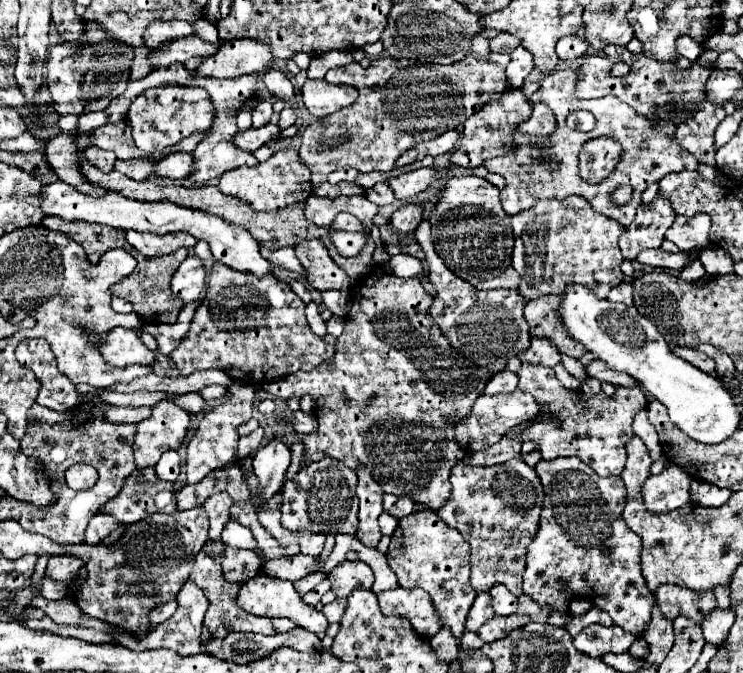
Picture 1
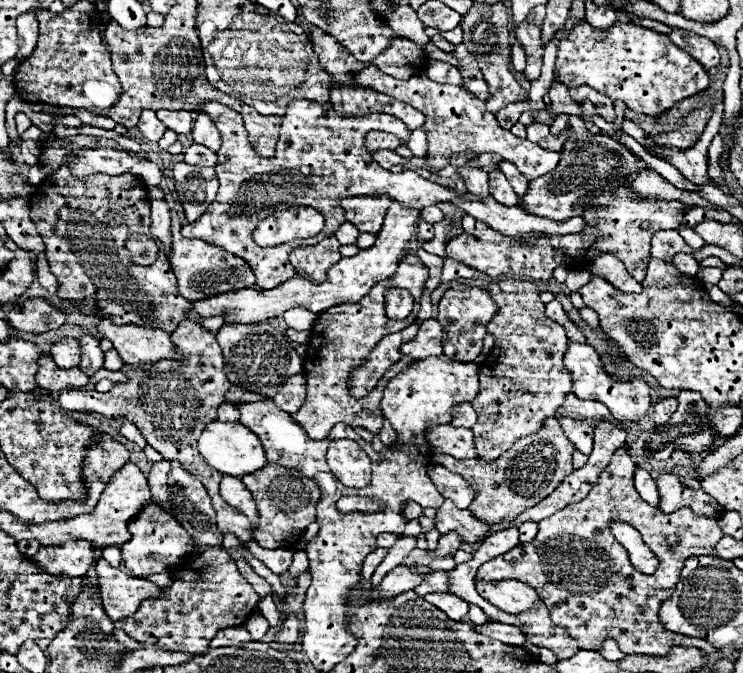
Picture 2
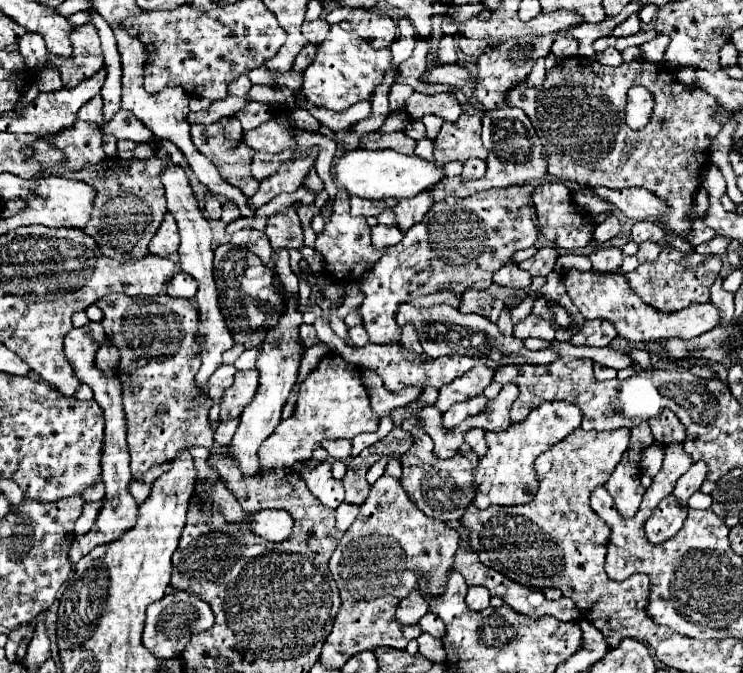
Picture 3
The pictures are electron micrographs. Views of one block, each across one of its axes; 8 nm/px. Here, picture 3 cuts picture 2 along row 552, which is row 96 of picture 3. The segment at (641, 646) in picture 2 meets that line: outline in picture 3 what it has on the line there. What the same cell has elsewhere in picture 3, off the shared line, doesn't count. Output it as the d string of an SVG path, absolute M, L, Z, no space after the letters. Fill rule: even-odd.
M582 56L574 58L564 58L558 60L554 68L546 72L546 78L540 86L530 86L528 82L514 84L506 92L506 104L516 106L526 112L526 116L532 120L534 130L542 142L542 150L548 160L548 174L578 182L578 184L588 184L588 186L606 186L606 188L646 188L648 192L656 194L660 200L666 202L670 208L666 214L658 216L658 222L662 222L672 234L680 236L684 242L688 242L692 248L696 248L702 242L708 242L714 238L716 232L704 224L702 218L696 216L694 212L694 196L702 186L702 172L710 162L710 144L720 132L722 124L718 124L712 118L712 108L716 106L716 100L710 98L710 94L702 90L688 90L682 86L672 70L668 70L666 64L646 64L646 62L634 62L634 64L622 64L614 68L614 72L606 74L606 78L594 76L594 68L598 64L586 62ZM642 84L646 86L656 100L654 106L654 118L650 124L642 130L632 130L624 124L624 106L626 106L626 92L628 88ZM616 116L618 124L608 124L610 118Z

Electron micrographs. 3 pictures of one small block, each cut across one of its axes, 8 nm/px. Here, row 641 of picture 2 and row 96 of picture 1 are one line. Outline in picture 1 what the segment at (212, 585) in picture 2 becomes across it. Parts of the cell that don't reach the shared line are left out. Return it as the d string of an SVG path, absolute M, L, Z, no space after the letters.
M162 84L158 88L144 90L132 100L128 112L134 142L142 152L160 152L162 148L172 146L194 132L206 132L210 130L214 118L216 112L212 100L208 98L208 92L204 88L180 84Z

